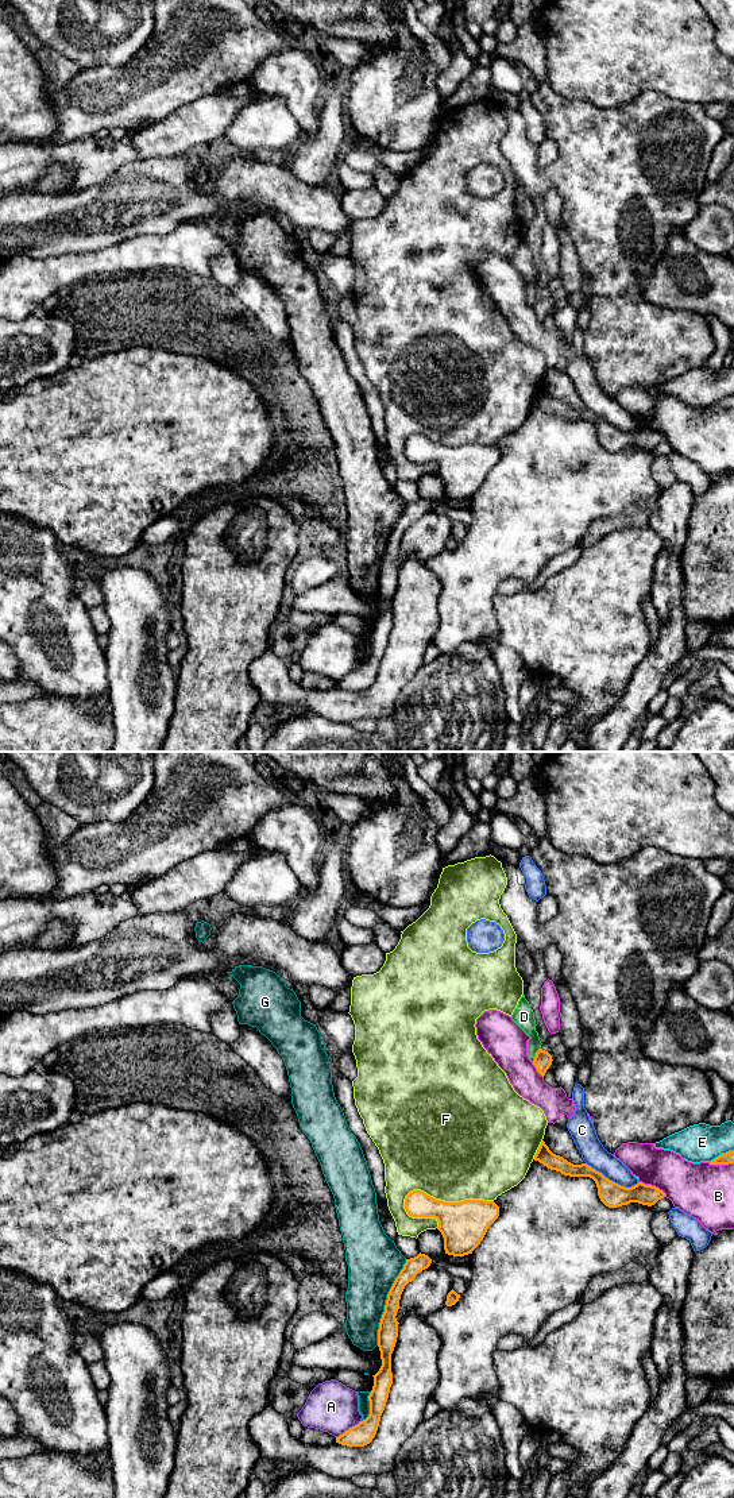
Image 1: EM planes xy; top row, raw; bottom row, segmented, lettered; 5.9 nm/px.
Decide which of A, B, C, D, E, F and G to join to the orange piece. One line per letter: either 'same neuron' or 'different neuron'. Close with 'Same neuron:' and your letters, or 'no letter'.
A: different neuron
B: different neuron
C: different neuron
D: different neuron
E: different neuron
F: different neuron
G: different neuron
Same neuron: no letter

